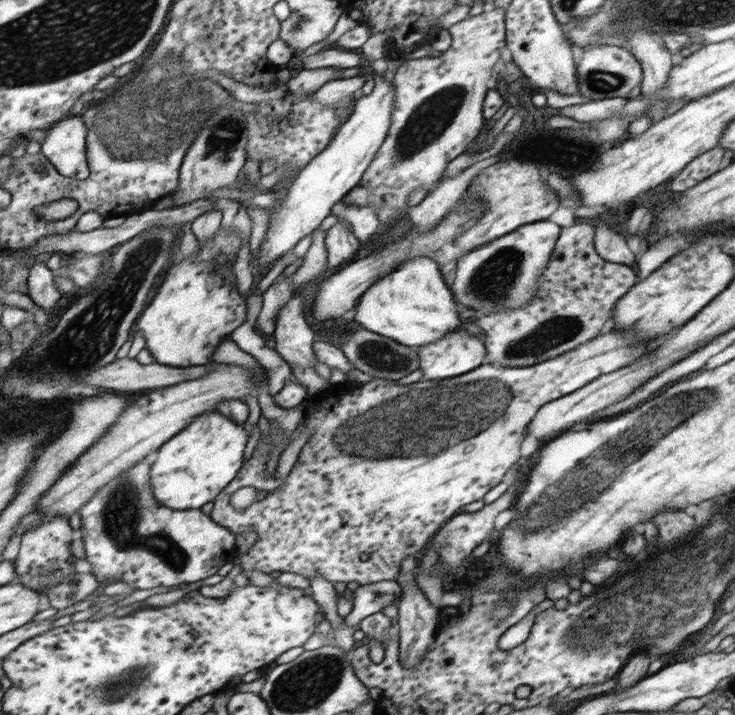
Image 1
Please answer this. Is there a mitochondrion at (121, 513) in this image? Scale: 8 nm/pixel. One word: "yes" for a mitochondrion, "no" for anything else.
yes

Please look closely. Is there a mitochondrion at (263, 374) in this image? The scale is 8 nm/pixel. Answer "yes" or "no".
no

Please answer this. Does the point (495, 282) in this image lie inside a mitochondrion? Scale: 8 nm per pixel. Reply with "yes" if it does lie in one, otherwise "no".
yes

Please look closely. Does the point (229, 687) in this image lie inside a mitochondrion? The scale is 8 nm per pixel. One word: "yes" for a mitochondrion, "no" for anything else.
no

